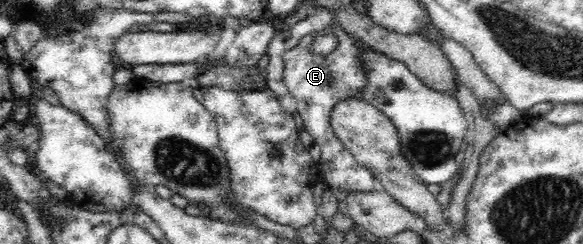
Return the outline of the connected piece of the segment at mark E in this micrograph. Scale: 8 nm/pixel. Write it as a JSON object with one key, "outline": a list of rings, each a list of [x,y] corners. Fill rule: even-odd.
{"outline":[[[339,24],[326,26],[320,34],[334,34],[338,39],[336,50],[326,56],[313,55],[311,46],[294,46],[284,54],[283,81],[288,93],[296,99],[298,114],[303,120],[302,128],[309,132],[321,148],[319,165],[322,166],[322,178],[338,201],[344,201],[350,192],[372,192],[374,190],[373,173],[361,166],[357,160],[344,148],[344,145],[334,134],[329,116],[336,104],[352,97],[359,98],[365,87],[366,71],[360,65],[360,54],[366,48],[352,34],[346,33]]]}

